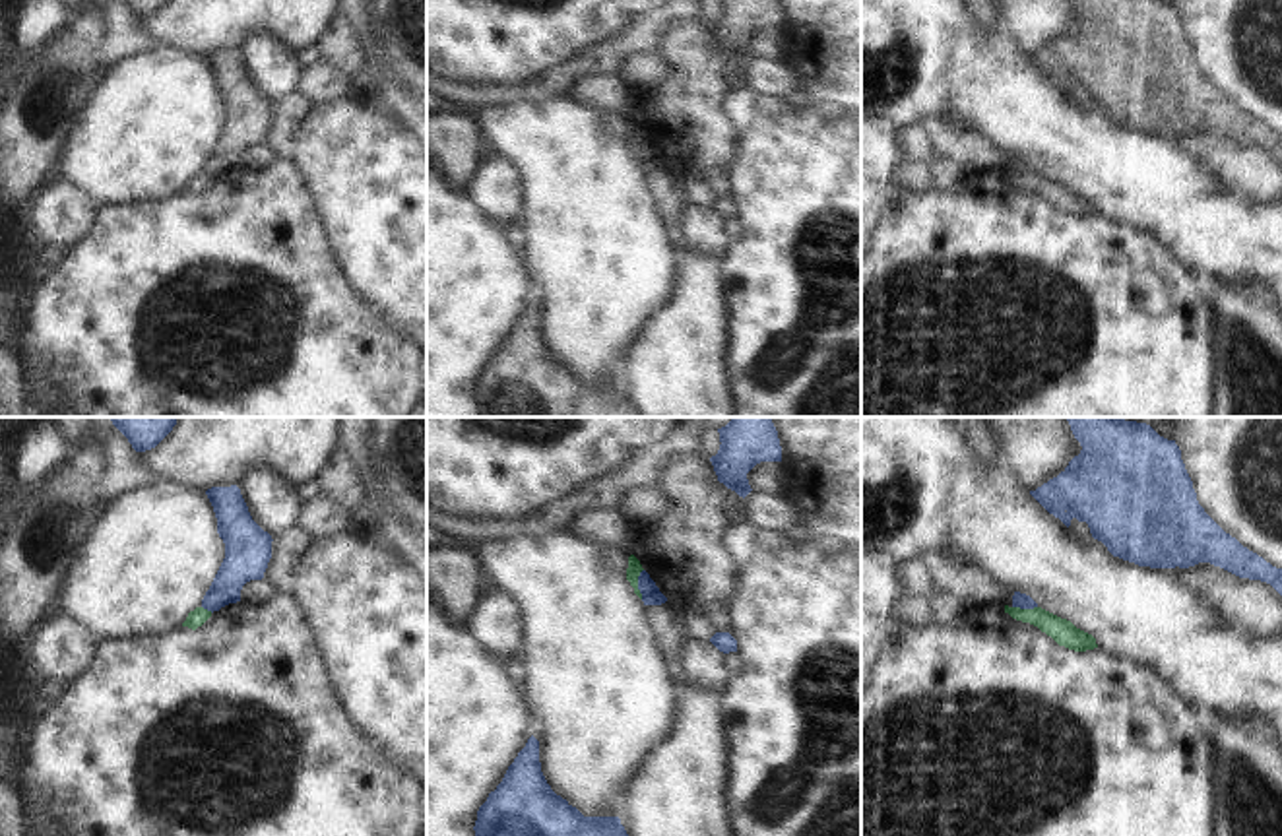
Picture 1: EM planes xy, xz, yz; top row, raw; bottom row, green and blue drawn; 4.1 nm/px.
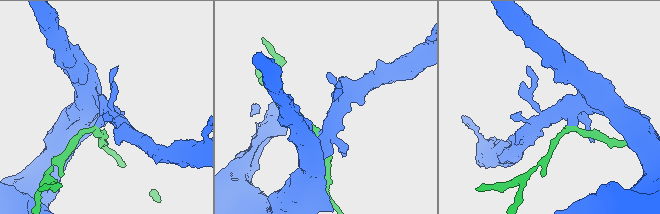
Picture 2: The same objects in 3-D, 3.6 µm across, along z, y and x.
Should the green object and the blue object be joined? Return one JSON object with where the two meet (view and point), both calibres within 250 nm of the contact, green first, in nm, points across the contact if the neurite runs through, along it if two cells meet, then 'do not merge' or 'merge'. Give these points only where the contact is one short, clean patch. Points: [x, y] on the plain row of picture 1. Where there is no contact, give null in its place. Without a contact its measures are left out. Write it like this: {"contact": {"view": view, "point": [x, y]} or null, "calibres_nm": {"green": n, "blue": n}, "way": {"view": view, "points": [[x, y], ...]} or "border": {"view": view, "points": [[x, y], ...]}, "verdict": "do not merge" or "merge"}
{"contact": {"view": "xz", "point": [637, 150]}, "calibres_nm": {"green": 60, "blue": 80}, "border": {"view": "xz", "points": [[642, 134], [639, 142], [640, 163]]}, "verdict": "do not merge"}

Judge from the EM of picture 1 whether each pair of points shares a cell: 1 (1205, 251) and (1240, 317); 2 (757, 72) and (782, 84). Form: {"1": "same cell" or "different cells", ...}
{"1": "different cells", "2": "same cell"}

